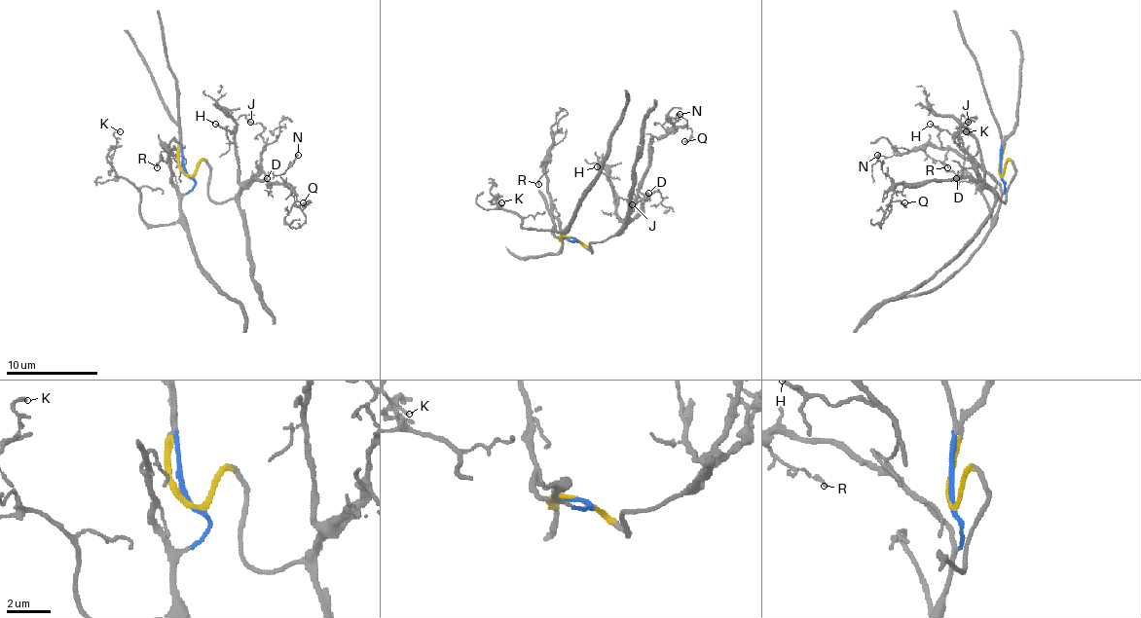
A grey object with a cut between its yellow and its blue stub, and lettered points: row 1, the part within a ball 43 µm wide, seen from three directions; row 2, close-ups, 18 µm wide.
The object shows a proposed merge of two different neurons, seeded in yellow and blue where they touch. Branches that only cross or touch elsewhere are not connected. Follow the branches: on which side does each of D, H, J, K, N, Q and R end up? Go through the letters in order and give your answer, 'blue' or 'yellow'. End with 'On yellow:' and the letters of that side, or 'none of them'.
D: yellow
H: yellow
J: yellow
K: blue
N: yellow
Q: yellow
R: blue
On yellow: D, H, J, N, Q

